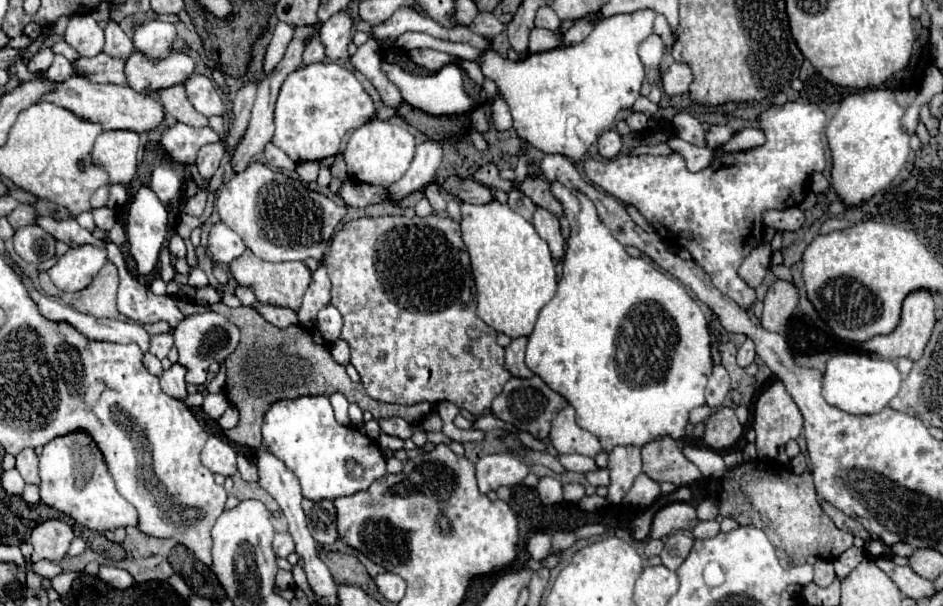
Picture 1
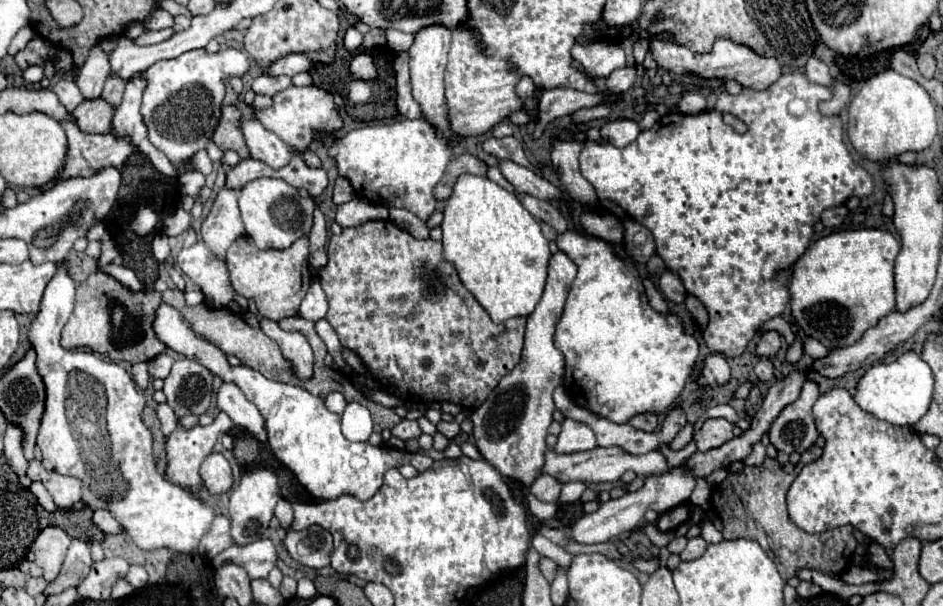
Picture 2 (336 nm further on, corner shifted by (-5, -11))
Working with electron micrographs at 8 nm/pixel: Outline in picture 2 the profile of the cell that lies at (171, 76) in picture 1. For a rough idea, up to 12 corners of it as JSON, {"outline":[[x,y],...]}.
{"outline":[[84,99],[72,113],[86,133],[108,133],[116,109]]}

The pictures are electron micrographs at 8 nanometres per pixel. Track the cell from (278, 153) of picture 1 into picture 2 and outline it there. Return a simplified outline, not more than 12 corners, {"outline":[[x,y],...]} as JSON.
{"outline":[[256,119],[240,121],[252,159],[272,169],[290,163],[286,143]]}

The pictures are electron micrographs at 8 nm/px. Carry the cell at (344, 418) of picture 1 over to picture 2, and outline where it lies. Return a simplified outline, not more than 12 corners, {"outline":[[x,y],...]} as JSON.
{"outline":[[330,393],[326,407],[334,413],[342,413],[346,407],[342,393]]}

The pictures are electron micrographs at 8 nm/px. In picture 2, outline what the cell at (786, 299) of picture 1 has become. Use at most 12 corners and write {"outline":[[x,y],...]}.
{"outline":[[766,331],[756,347],[758,357],[780,351],[780,333]]}

